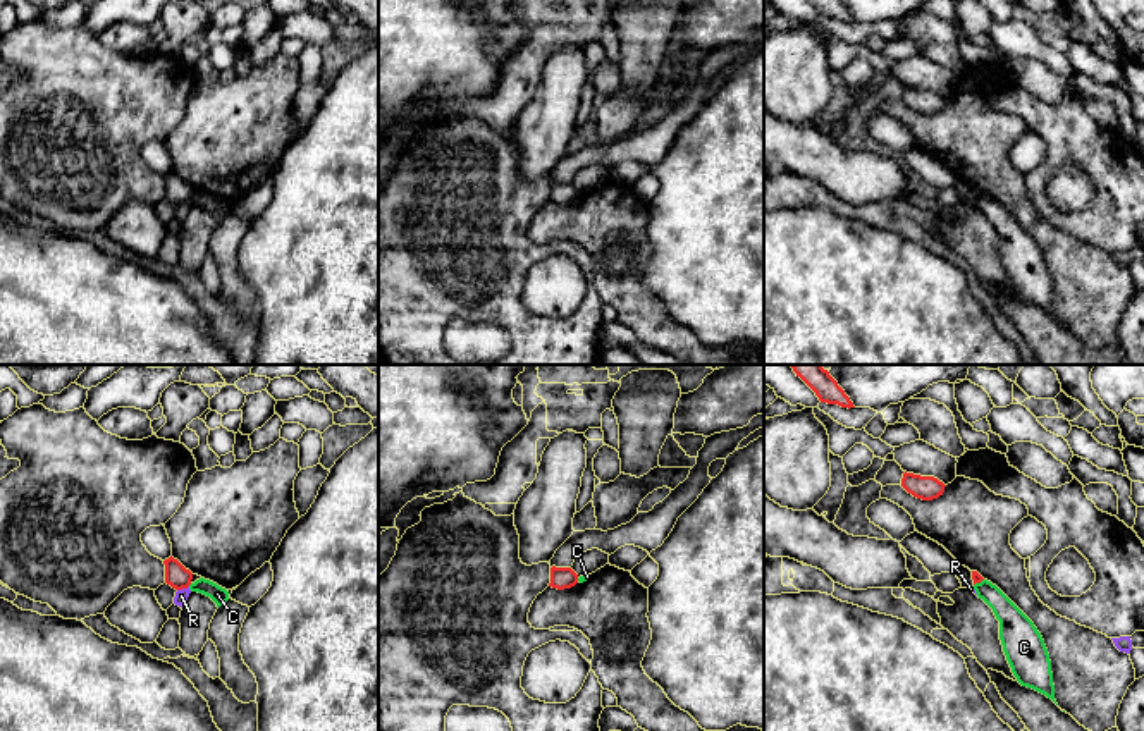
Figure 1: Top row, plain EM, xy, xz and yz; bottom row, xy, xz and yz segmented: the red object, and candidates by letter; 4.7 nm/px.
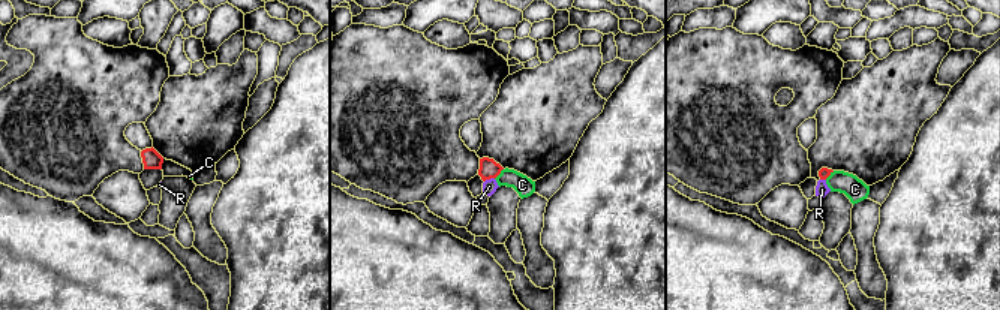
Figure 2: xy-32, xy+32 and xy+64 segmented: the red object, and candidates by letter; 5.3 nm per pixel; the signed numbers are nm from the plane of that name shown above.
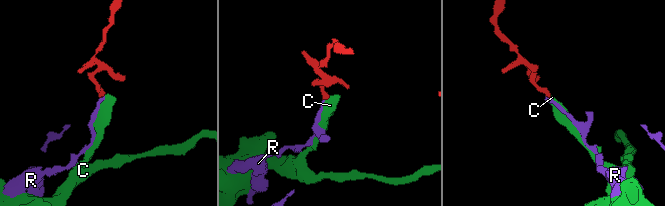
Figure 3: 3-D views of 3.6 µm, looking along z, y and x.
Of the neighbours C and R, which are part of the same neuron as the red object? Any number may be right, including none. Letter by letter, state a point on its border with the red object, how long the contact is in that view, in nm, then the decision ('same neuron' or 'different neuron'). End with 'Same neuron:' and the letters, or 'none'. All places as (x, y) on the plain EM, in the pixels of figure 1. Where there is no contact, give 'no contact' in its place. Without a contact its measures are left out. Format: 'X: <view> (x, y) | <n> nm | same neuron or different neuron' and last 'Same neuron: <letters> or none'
C: yz (977, 196) | 60 nm | different neuron
R: xy (183, 202) | 60 nm | different neuron
Same neuron: none

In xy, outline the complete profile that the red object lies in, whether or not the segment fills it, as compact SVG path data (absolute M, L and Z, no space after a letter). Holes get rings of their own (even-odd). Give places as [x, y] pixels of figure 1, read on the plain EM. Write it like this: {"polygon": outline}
{"polygon": "M172 170L163 175L165 179L165 198L175 205L188 203L193 194L193 187L186 184L177 174Z"}

